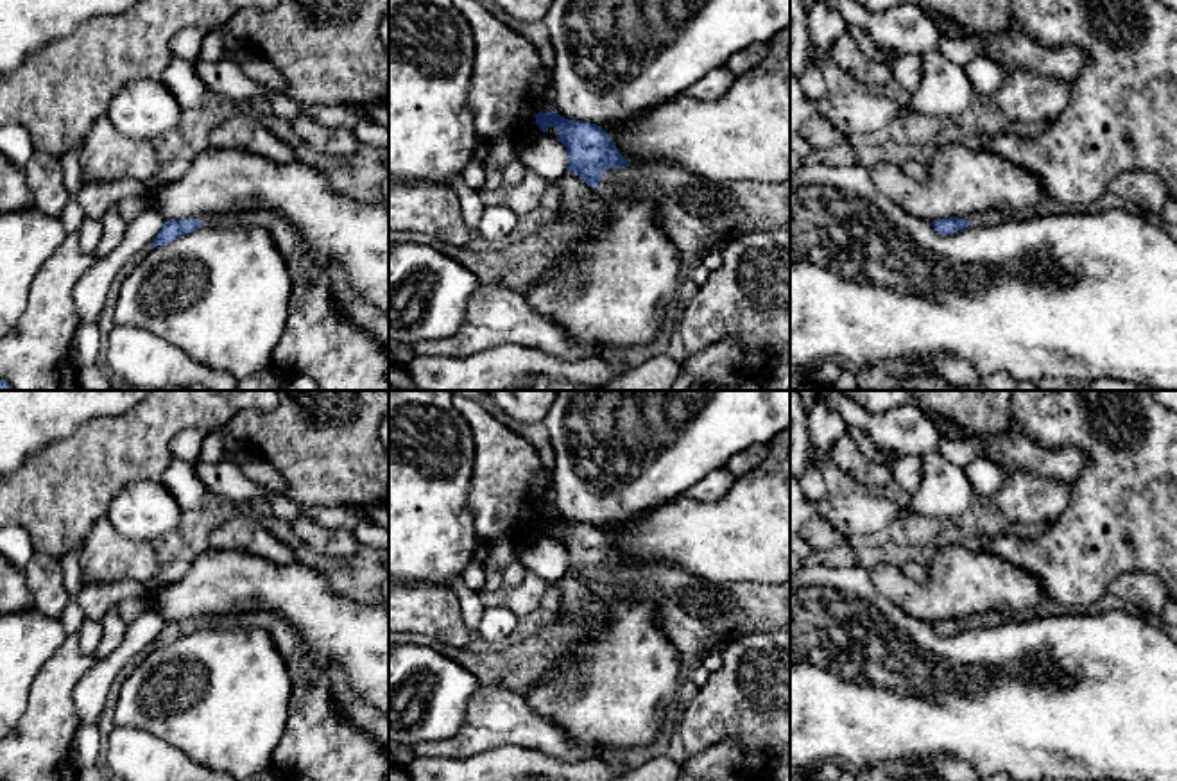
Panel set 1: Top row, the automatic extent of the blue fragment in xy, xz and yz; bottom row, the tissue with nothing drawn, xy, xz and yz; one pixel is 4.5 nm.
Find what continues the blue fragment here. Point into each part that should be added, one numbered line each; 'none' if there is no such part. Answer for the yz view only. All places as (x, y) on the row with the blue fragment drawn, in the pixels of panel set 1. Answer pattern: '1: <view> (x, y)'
none

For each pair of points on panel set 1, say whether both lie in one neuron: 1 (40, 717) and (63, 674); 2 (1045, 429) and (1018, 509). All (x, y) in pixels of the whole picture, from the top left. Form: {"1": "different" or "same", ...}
{"1": "same", "2": "different"}

